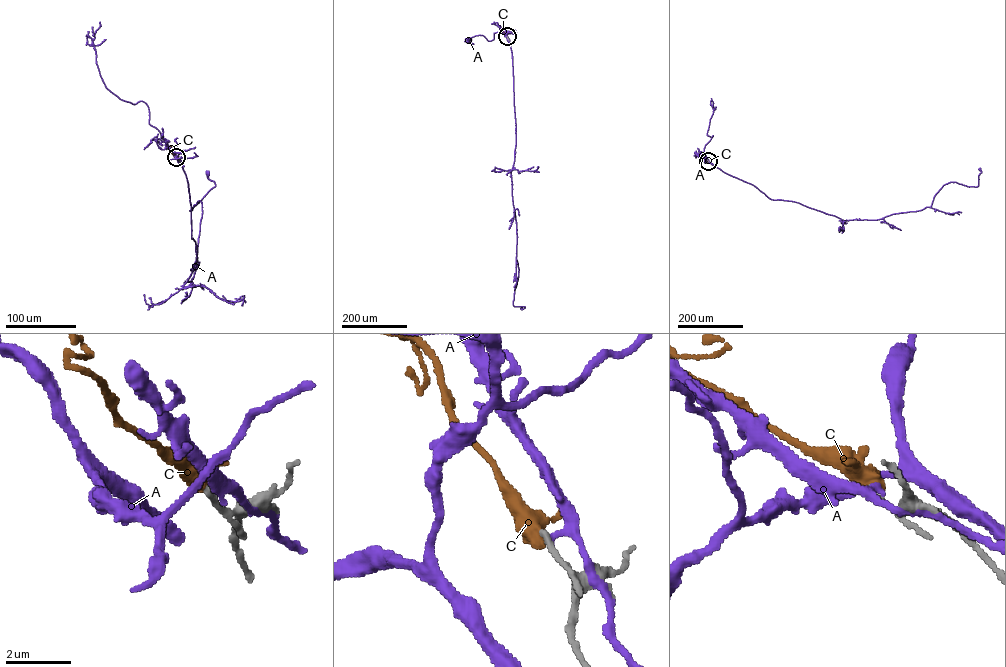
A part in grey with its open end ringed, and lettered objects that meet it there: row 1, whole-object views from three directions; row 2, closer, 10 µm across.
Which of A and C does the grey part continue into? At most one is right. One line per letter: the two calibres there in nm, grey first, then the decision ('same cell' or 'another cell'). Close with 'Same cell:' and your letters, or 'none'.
A: 200/220 nm | another cell
C: 200/400 nm | same cell
Same cell: C

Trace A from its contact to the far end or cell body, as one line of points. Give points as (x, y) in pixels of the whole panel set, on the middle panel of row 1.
A: (507, 36), (516, 134), (511, 173), (519, 270), (513, 302), (521, 308)

